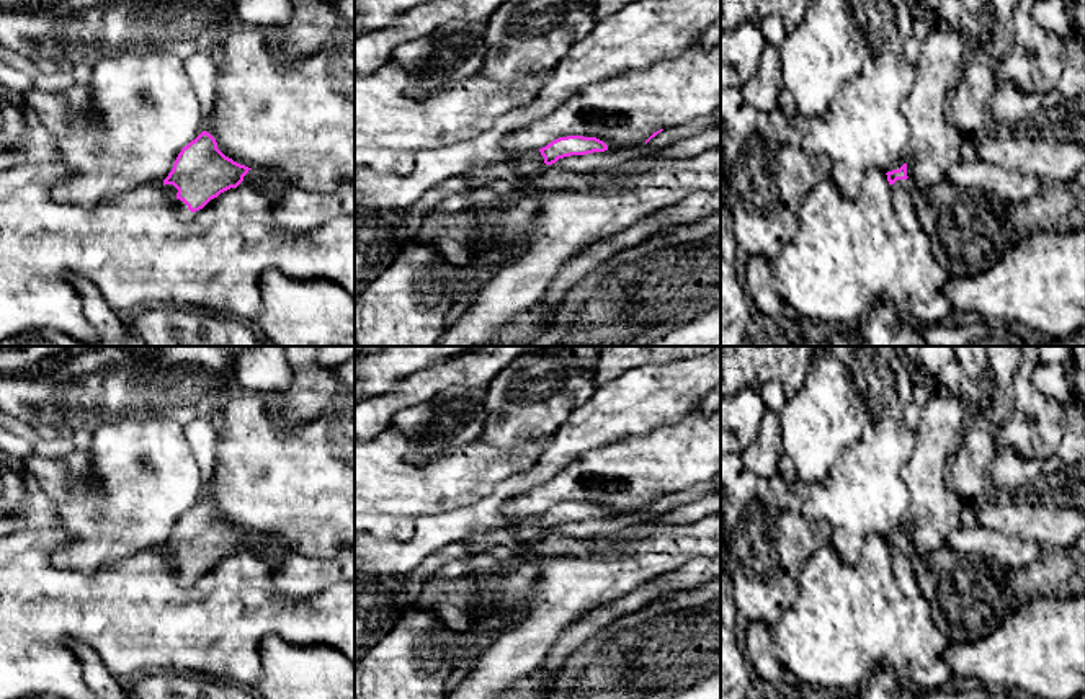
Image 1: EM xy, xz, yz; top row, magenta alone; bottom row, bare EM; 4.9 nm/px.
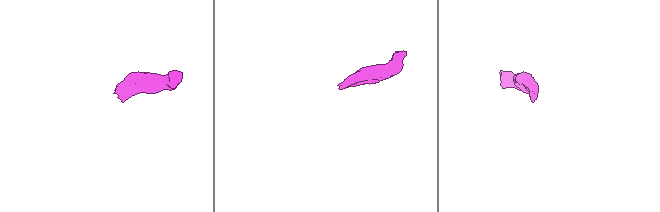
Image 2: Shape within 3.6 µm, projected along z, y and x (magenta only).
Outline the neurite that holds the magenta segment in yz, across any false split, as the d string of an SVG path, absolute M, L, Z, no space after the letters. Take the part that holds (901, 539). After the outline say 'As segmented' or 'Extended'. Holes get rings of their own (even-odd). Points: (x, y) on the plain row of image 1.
M907 529L899 536L887 537L887 547L892 559L892 573L899 590L909 598L922 598L917 573L910 563L910 545L907 542Z. Extended

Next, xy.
M203 496L181 514L163 550L172 559L178 581L190 586L211 565L237 554L250 536L225 523L216 505Z. Extended

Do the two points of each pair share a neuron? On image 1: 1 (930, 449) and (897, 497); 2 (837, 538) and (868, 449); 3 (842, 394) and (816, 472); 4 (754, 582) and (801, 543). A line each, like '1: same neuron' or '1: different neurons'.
1: different neurons
2: same neuron
3: same neuron
4: same neuron

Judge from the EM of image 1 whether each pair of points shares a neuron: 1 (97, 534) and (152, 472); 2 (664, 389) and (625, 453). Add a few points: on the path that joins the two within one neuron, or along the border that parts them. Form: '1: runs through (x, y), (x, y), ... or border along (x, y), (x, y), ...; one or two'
1: runs through (111, 520), (141, 487); one
2: border along (670, 423), (597, 446); two

